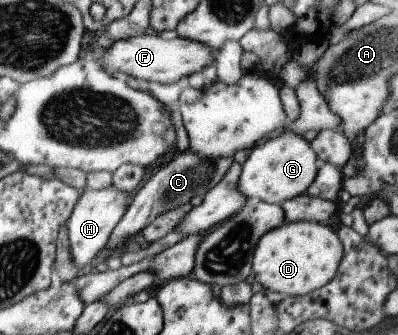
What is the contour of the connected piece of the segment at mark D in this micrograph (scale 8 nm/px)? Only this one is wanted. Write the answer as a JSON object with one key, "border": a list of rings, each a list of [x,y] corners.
{"border":[[[315,222],[284,223],[266,233],[253,254],[252,275],[266,291],[284,296],[304,296],[316,292],[336,276],[343,259],[343,246],[329,224]]]}

